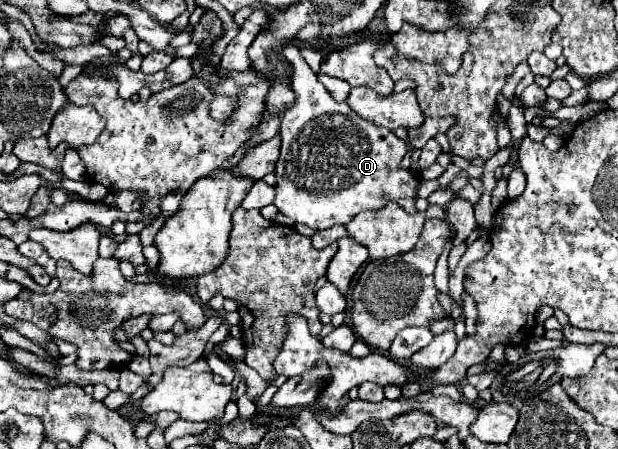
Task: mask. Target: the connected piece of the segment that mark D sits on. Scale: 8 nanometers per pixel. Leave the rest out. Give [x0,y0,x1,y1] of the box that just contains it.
[273,44,419,230]

